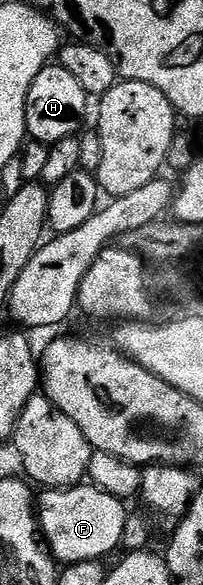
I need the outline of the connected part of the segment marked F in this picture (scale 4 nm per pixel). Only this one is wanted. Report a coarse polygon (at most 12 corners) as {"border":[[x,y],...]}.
{"border":[[91,483],[41,494],[57,562],[121,548],[125,502]]}

